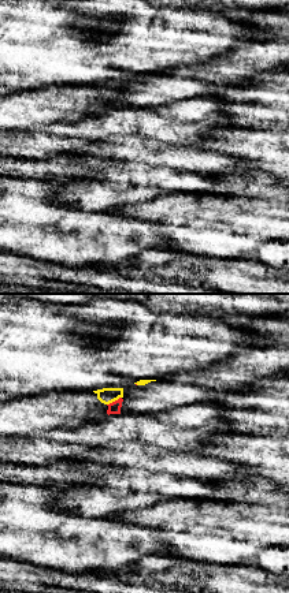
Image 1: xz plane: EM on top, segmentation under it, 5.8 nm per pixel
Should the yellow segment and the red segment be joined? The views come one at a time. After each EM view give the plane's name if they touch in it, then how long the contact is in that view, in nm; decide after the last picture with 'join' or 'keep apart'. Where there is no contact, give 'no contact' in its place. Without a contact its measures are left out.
meets yellow in xz; contact 100 nm long

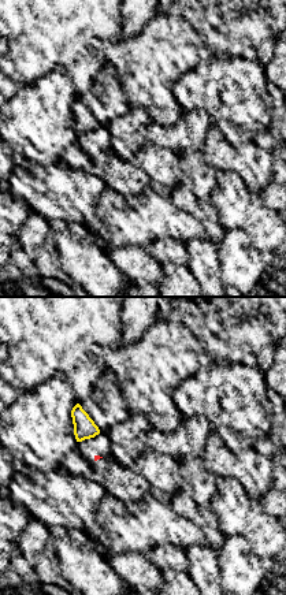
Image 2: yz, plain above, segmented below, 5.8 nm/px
no contact

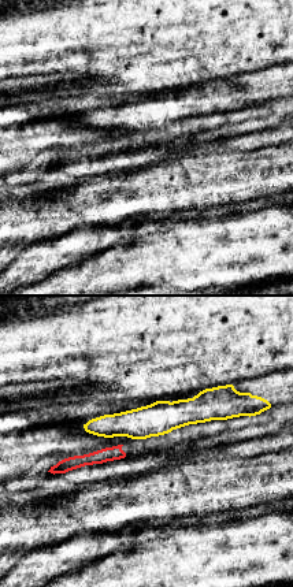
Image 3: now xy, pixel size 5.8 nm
no contact

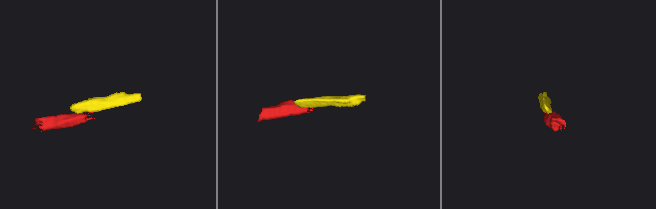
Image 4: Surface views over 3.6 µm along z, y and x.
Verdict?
keep apart

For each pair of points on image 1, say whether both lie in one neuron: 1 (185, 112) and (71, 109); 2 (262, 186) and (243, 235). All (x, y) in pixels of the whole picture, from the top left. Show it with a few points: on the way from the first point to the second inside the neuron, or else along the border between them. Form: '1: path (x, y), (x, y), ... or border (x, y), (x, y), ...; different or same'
1: border (107, 108), (77, 120); different
2: border (266, 197), (274, 200); different

